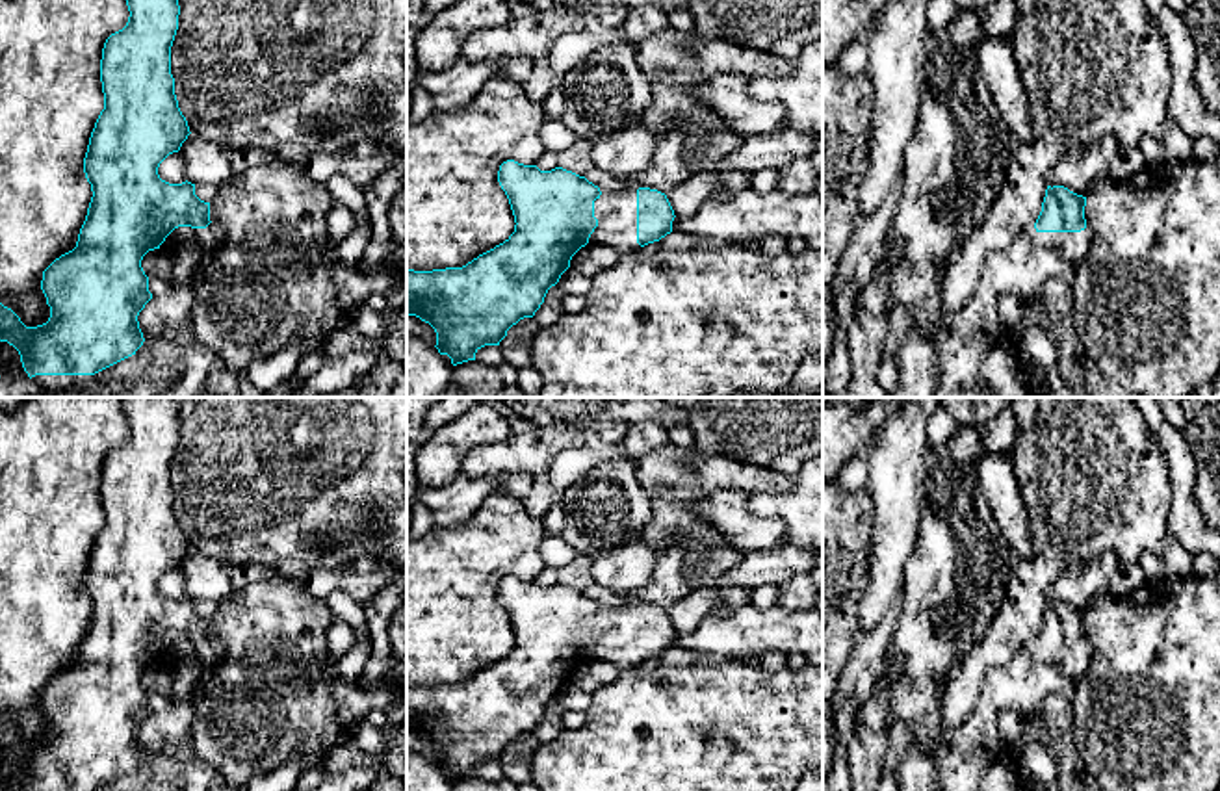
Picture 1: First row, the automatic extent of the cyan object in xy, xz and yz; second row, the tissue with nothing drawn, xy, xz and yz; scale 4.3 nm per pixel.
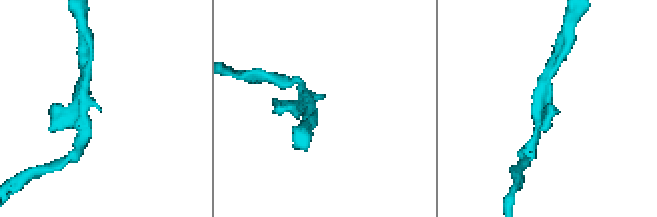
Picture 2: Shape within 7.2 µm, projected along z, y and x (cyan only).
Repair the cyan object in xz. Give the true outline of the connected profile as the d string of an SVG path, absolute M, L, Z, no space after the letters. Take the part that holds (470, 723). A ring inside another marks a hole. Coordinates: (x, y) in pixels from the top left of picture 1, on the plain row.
M507 576L500 581L498 598L516 639L503 659L462 683L407 685L407 732L416 732L435 745L435 763L448 771L453 782L475 776L481 763L500 761L513 741L533 733L581 663L609 661L620 670L631 668L670 650L676 633L667 611L657 605L639 603L609 611L563 583L540 587L537 581Z

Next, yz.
M1047 602L1038 635L1023 644L1036 661L1058 668L1071 680L1084 676L1090 644L1084 635L1086 613L1064 602Z

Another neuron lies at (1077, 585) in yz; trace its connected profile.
M1109 550L1092 561L1073 563L1058 574L1049 590L1049 602L1064 602L1084 613L1094 598L1110 592L1110 579L1114 577L1120 563L1120 557Z

